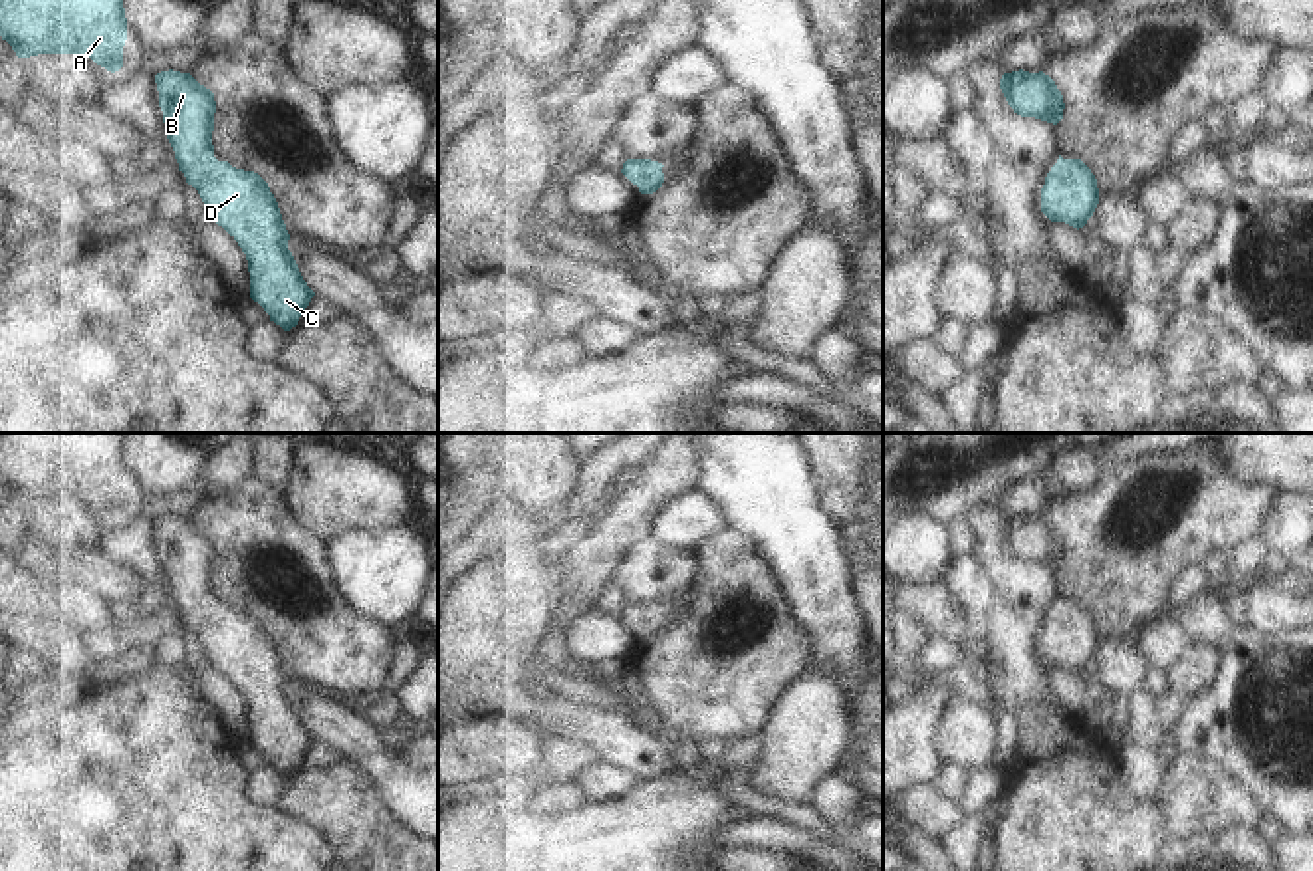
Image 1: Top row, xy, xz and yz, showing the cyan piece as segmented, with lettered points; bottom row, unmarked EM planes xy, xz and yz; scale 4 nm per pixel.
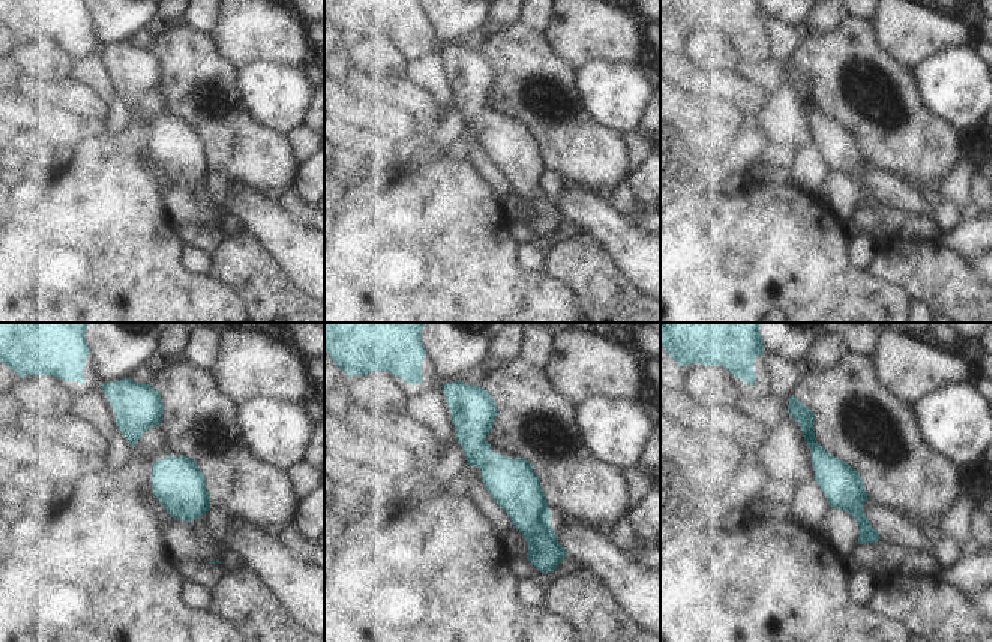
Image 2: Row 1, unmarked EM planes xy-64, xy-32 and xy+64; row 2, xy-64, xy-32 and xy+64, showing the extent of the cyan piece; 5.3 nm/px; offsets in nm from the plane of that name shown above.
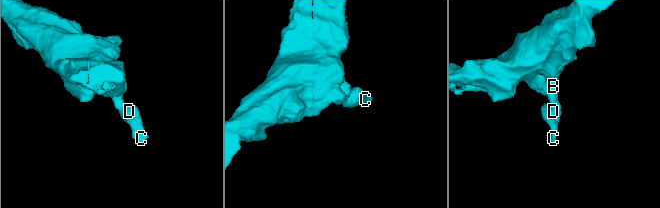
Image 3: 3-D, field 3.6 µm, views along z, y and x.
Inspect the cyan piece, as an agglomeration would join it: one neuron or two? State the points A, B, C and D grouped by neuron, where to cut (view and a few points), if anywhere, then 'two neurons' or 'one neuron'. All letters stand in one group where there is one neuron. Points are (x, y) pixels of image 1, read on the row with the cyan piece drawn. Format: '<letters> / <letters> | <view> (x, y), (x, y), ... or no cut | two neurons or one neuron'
A B C D | no cut | one neuron

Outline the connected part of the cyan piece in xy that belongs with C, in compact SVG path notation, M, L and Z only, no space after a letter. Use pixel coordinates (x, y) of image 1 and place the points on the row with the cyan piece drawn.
M190 73L155 75L167 139L179 171L192 185L210 218L242 248L250 272L250 298L270 321L290 331L305 313L315 292L303 280L292 252L290 234L268 183L254 171L214 157L214 93Z

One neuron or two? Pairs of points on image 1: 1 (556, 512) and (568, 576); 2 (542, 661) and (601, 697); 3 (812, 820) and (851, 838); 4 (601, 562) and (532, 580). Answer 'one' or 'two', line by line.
1: two
2: one
3: one
4: one

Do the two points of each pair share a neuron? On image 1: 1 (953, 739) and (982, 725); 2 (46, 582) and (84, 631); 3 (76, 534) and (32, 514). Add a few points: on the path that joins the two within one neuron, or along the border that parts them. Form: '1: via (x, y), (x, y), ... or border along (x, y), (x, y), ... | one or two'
1: via (960, 739), (974, 729) | one
2: border along (72, 622), (98, 622), (104, 625) | two
3: via (66, 524), (42, 518) | one

